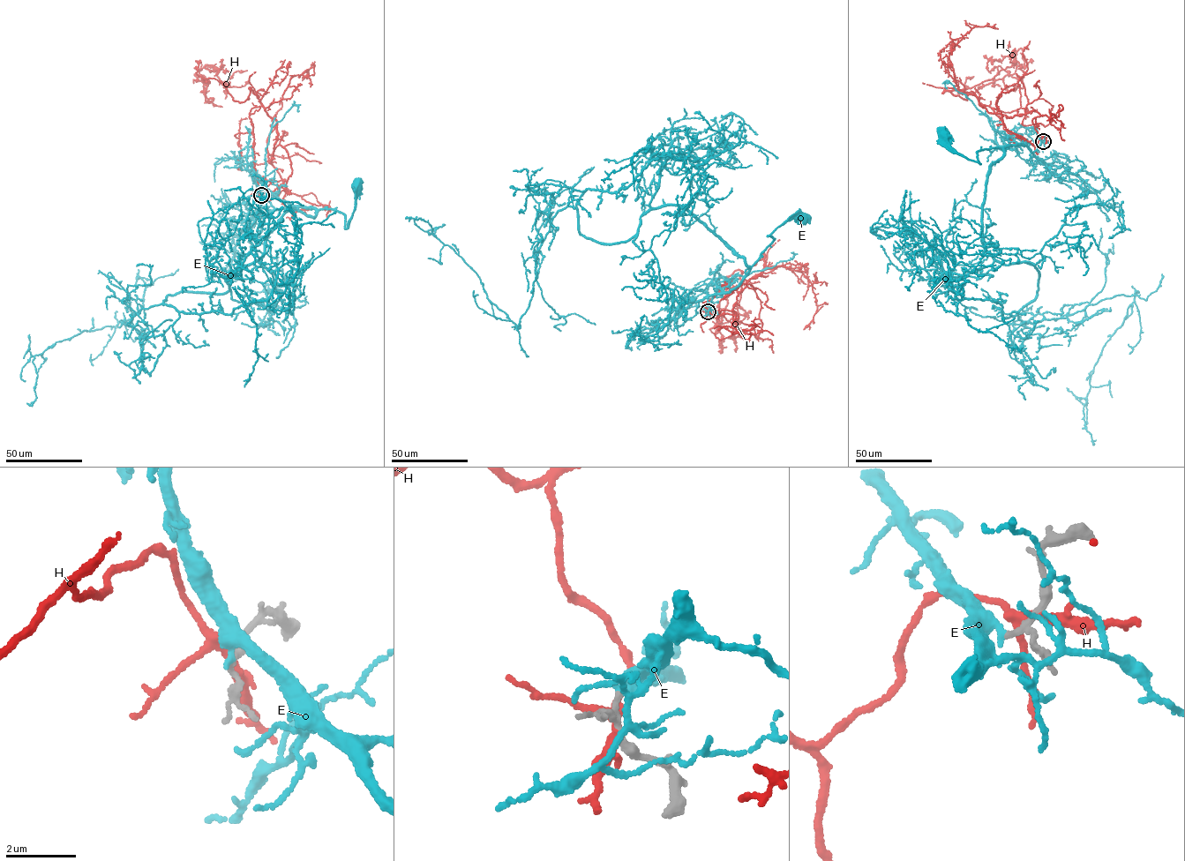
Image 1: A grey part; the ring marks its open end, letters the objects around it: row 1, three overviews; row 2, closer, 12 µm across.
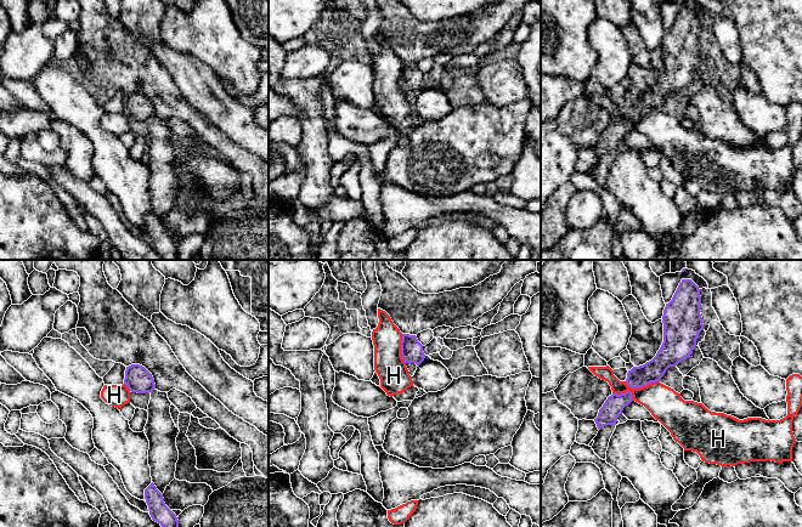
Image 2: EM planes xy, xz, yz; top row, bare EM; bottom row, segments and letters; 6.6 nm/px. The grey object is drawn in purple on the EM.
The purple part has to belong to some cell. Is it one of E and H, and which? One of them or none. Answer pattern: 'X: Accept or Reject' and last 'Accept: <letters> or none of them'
E: Accept
H: Reject
Accept: E

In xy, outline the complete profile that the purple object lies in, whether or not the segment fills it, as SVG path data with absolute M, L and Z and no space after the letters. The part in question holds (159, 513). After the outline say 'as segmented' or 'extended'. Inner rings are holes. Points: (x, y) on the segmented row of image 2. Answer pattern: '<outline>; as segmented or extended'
M153 482L145 489L145 499L153 521L162 527L179 527L176 515L165 505L163 494Z; as segmented

